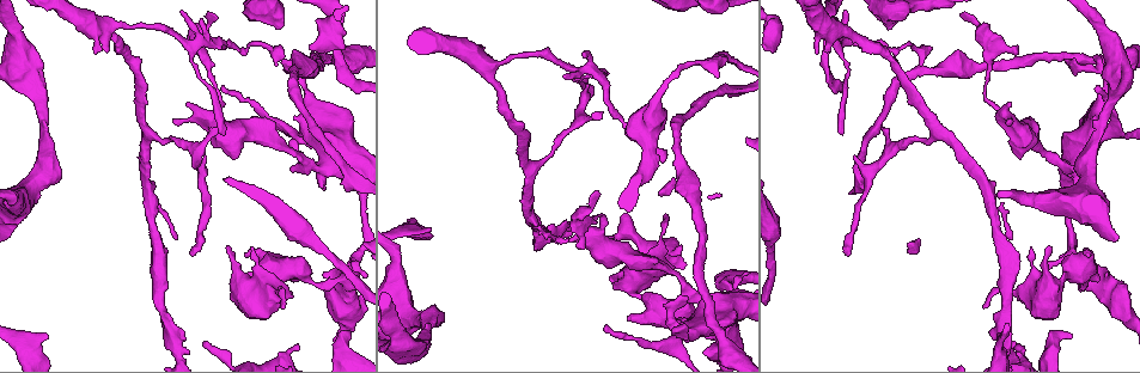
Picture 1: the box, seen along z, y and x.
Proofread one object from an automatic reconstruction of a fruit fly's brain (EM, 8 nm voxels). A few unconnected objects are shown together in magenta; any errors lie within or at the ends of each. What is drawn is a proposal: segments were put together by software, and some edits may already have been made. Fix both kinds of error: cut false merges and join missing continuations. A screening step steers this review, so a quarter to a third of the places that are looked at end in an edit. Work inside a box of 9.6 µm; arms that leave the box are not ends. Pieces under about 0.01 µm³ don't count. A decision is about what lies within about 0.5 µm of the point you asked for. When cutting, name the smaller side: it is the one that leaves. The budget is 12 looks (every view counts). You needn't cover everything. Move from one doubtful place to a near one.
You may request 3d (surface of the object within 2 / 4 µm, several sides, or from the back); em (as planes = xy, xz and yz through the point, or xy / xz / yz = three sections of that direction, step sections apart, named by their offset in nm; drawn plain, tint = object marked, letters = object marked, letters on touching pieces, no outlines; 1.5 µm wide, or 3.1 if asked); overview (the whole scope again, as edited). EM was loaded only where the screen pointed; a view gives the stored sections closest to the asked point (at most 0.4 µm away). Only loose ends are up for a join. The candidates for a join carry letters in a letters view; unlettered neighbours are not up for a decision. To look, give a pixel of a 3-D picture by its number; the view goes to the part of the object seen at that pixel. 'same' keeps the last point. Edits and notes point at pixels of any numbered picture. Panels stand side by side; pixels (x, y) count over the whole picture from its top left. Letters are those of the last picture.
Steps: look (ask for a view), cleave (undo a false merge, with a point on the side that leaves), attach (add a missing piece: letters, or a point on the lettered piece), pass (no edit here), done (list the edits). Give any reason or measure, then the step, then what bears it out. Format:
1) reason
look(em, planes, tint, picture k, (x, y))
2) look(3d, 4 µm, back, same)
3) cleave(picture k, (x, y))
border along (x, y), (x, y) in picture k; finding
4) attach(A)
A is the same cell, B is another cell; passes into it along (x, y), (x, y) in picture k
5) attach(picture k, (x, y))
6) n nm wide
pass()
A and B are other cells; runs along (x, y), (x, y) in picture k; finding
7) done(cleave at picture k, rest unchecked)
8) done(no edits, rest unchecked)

look(em, planes, letters, picture 1, (1072, 336))

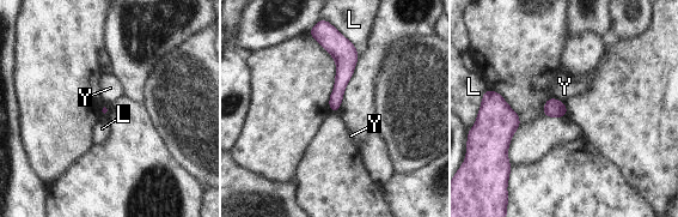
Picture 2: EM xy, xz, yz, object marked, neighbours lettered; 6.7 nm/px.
L touches over 260 nm
pass()
L and Y are other cells; runs along (329, 38), (342, 52), (335, 108) in picture 2; none of them fits

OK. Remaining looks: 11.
calibre changes
look(3d, 4 µm, back, picture 1, (1066, 163))

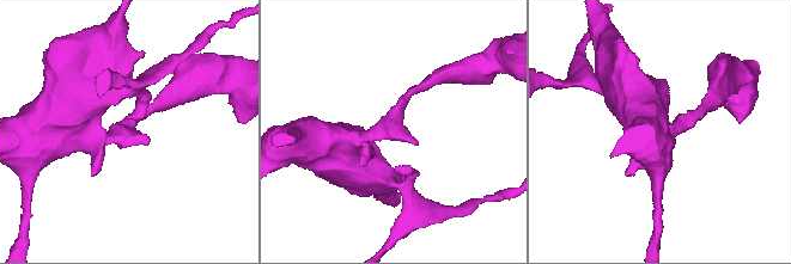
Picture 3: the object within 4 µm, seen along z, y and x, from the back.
now the EM
look(em, planes, tint, picture 3, (381, 125))

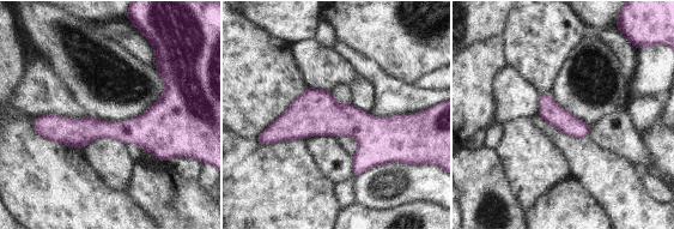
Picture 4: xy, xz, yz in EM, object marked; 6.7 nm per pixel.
see the neighbours
look(em, planes, letters, same)

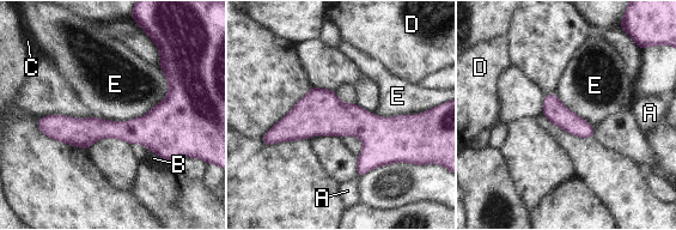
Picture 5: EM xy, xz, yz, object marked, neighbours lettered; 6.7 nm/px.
pass()
A, B, C, D and E are other cells; border along (164, 72), (142, 115), (92, 116) in picture 5; one neuron here

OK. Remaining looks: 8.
long arm stops here
look(em, xy, step 8, plain, picture 1, (686, 298))

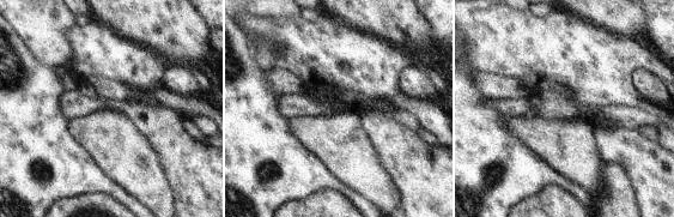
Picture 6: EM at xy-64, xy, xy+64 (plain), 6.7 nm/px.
look(em, xy, step 8, letters, same)

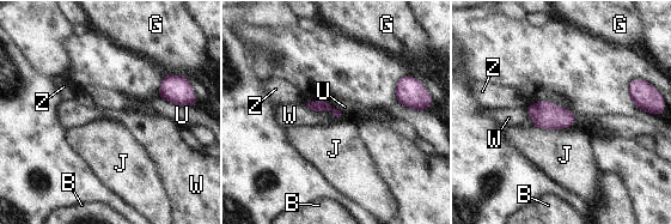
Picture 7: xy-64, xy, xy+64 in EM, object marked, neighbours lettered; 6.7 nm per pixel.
pass()
B, G, J, U, W and Z are other cells; border along (304, 103), (330, 109), (334, 119) in picture 7; none of them fits

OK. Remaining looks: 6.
free end
look(3d, 4 µm, picture 1, (596, 191))

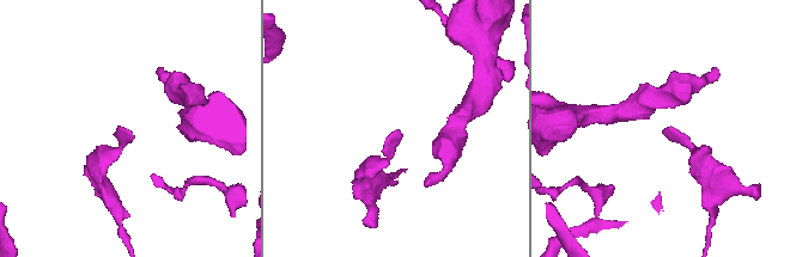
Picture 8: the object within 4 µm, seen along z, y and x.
look(em, planes, letters, picture 8, (397, 131))

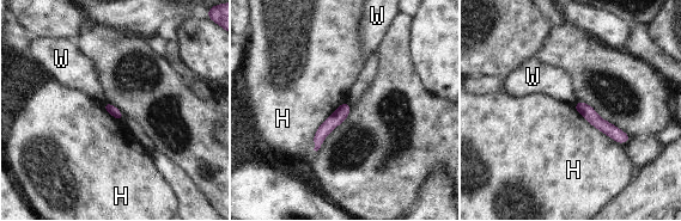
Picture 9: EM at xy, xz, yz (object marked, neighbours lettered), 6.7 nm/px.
pass()
H and W are other cells; border along (572, 105), (591, 124), (620, 145) in picture 9; no lettered piece goes on from it

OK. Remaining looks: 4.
an open end
look(3d, 4 µm, picture 1, (842, 133))

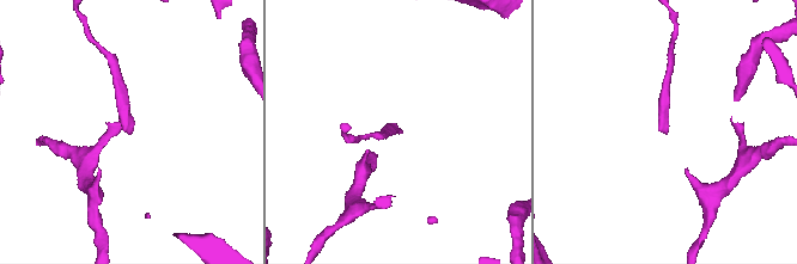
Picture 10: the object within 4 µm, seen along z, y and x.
look(em, planes, letters, picture 10, (401, 130))

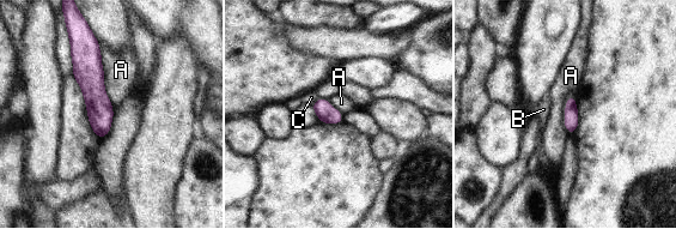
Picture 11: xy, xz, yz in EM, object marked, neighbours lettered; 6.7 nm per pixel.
pass()
A, B and C are other cells; none of them fits

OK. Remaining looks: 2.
done(no edits, rest unchecked)

